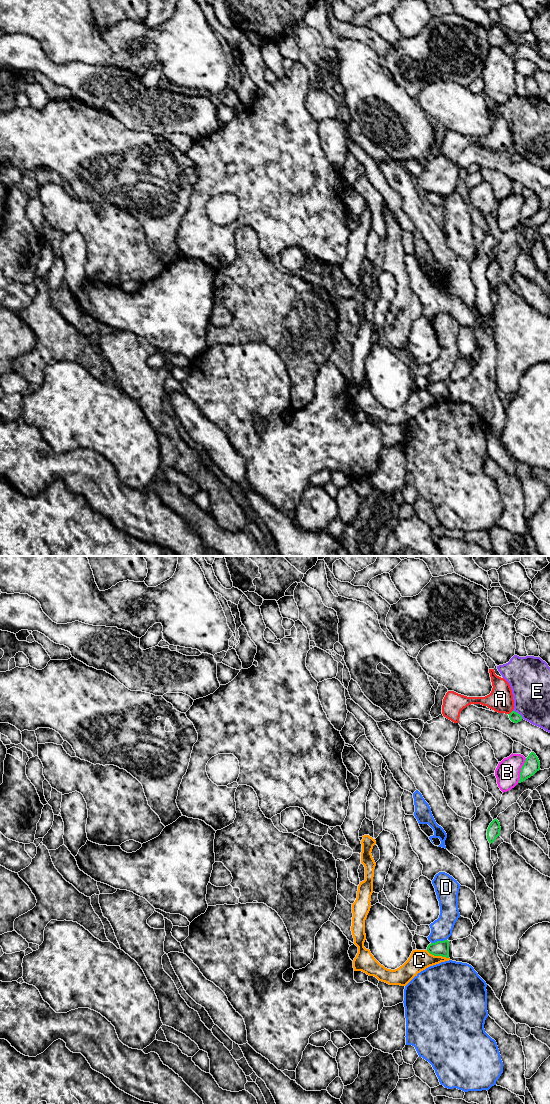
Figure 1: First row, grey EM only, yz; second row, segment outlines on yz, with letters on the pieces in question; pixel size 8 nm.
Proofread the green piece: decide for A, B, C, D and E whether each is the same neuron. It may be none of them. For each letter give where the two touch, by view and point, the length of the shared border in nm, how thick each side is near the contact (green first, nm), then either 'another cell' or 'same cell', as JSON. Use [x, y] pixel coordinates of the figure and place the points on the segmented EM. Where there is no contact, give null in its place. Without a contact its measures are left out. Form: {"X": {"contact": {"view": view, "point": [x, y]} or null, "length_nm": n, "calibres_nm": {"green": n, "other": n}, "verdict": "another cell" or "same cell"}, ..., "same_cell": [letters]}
{"A": {"contact": {"view": "yz", "point": [511, 712]}, "length_nm": 50, "calibres_nm": {"green": 80, "other": 200}, "verdict": "another cell"}, "B": {"contact": {"view": "yz", "point": [521, 770]}, "length_nm": 220, "calibres_nm": {"green": 130, "other": 190}, "verdict": "another cell"}, "C": {"contact": {"view": "yz", "point": [437, 955]}, "length_nm": 200, "calibres_nm": {"green": 130, "other": 170}, "verdict": "another cell"}, "D": {"contact": {"view": "yz", "point": [438, 941]}, "length_nm": 130, "calibres_nm": {"green": 130, "other": 180}, "verdict": "another cell"}, "E": {"contact": {"view": "yz", "point": [517, 713]}, "length_nm": 110, "calibres_nm": {"green": 80, "other": 320}, "verdict": "another cell"}, "same_cell": []}

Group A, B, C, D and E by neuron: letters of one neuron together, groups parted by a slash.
A / B / C / D / E

